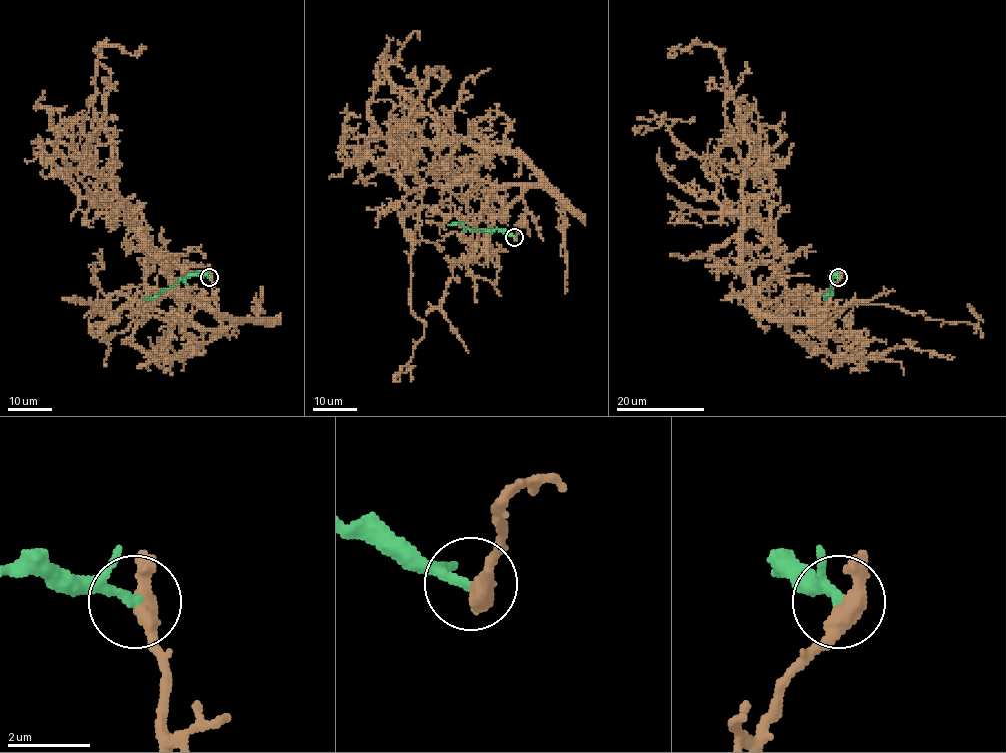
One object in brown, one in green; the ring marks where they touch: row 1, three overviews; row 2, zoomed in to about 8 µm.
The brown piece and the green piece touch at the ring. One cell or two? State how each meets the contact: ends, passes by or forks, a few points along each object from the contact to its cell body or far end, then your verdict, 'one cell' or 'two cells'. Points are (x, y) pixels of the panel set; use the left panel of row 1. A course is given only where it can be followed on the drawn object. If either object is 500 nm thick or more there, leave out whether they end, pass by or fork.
brown passes by | green passes by | brown via (209, 277), (218, 336), (237, 320), (178, 288), (112, 176), (93, 112), (99, 46), (141, 45) | green via (209, 277), (198, 274), (185, 276), (155, 297), (144, 300) | two cells

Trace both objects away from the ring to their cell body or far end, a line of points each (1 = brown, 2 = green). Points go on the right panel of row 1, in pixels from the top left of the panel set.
1: (839, 277), (800, 336), (755, 308), (742, 259), (744, 124), (719, 51), (698, 44), (669, 53), (680, 45)
2: (838, 277), (833, 274), (831, 276), (830, 291), (825, 297), (827, 300)

